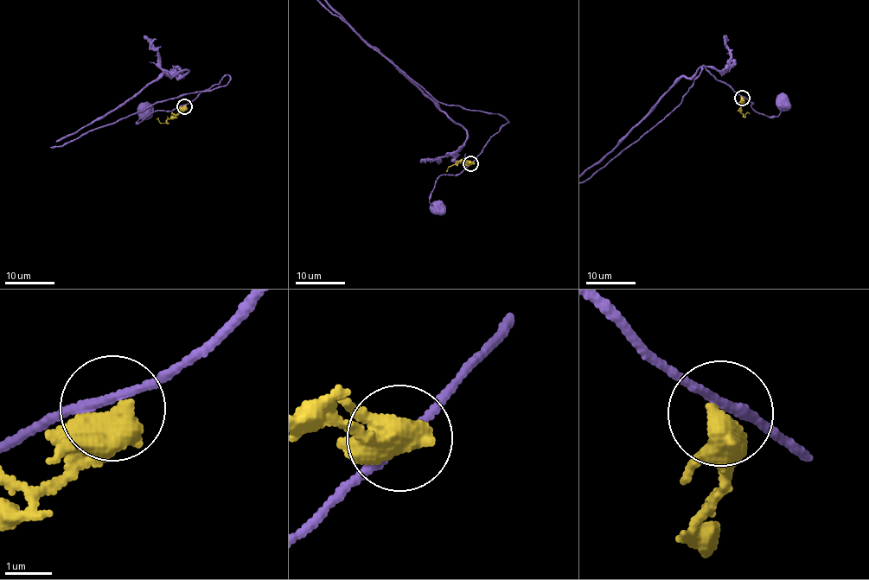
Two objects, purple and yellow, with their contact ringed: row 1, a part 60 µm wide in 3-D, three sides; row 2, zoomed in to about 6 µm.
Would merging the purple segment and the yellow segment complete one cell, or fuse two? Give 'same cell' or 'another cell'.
another cell

